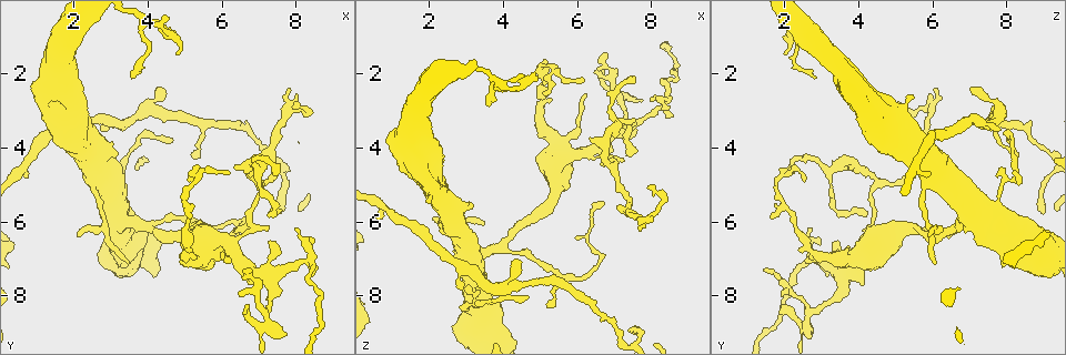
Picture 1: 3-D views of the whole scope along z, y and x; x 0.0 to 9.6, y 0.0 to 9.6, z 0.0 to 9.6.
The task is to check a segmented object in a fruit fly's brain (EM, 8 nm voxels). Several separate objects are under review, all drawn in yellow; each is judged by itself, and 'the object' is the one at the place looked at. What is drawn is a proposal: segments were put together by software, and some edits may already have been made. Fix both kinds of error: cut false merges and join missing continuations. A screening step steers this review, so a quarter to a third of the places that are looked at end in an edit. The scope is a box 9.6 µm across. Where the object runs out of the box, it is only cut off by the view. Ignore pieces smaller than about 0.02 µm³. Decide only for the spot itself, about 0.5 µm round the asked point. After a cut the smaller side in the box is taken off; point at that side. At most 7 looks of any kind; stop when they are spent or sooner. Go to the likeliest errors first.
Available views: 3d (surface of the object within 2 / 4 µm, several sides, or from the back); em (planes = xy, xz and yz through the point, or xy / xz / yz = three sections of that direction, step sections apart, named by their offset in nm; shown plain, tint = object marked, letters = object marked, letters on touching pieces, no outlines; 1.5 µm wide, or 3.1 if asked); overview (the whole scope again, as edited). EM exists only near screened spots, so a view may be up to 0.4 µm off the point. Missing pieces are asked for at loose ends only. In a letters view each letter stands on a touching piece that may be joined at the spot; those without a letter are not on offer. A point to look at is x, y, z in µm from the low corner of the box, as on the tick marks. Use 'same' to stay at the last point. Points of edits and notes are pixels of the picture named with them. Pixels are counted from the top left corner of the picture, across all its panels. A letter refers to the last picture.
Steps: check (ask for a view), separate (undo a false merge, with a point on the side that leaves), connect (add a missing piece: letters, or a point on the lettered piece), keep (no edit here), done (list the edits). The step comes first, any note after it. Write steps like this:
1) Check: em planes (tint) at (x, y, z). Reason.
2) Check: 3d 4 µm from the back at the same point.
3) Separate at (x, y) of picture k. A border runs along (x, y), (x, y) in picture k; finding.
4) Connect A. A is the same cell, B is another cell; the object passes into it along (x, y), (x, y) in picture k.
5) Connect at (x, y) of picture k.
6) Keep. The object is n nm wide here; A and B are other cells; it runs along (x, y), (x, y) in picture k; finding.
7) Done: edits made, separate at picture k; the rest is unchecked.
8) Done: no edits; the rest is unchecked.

Check: em xy step 8 (letters) at (6.20, 4.65, 2.20). Thin end.

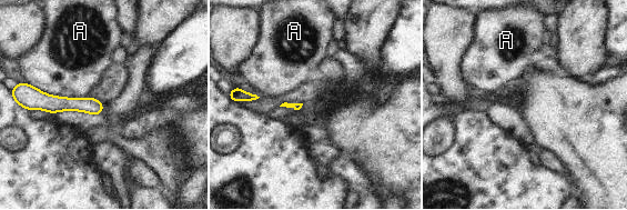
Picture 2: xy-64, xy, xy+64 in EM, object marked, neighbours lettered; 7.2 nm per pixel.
Check: em planes (letters) at the same point.

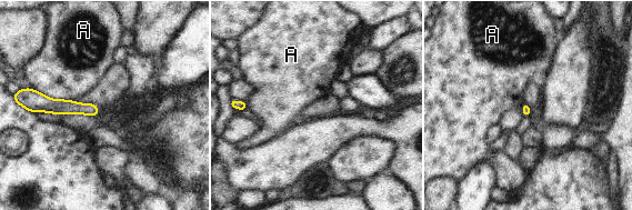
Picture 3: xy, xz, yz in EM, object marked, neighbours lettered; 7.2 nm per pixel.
Keep. A is another cell; a border runs along (30, 87), (54, 99), (72, 100) in picture 3; no lettered piece goes on from it.

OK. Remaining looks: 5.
Check: 3d 2 µm at (8.00, 6.20, 2.65). Thin end.

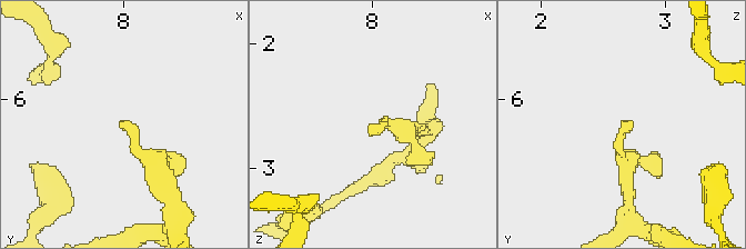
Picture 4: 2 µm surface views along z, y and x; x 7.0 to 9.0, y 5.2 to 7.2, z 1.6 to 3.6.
Check: em yz step 4 (tint) at (8.00, 6.16, 2.72). Need the tissue.

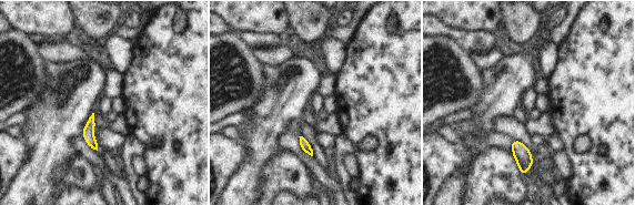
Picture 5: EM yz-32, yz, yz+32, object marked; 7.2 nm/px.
Check: em planes (letters) at the same point.

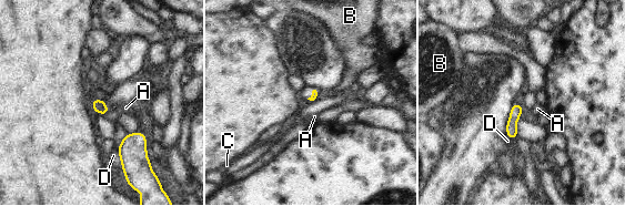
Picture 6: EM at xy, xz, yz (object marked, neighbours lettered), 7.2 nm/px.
Keep. The longest contact is with D, 130 nm; A, B, C and D are other cells; none of them fits.

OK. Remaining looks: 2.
Check: em planes (letters) at (2.80, 6.05, 5.90).

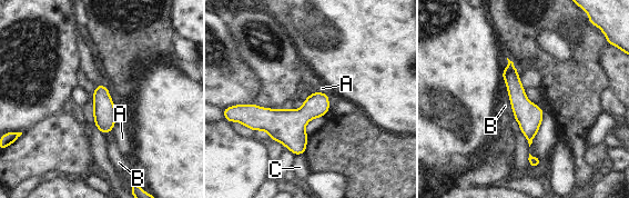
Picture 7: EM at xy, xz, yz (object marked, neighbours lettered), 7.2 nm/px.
Keep. A, B and C are other cells; it runs along (510, 65), (529, 138) in picture 7; all the same cell.

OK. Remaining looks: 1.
Done: no edits; the rest is unchecked.

